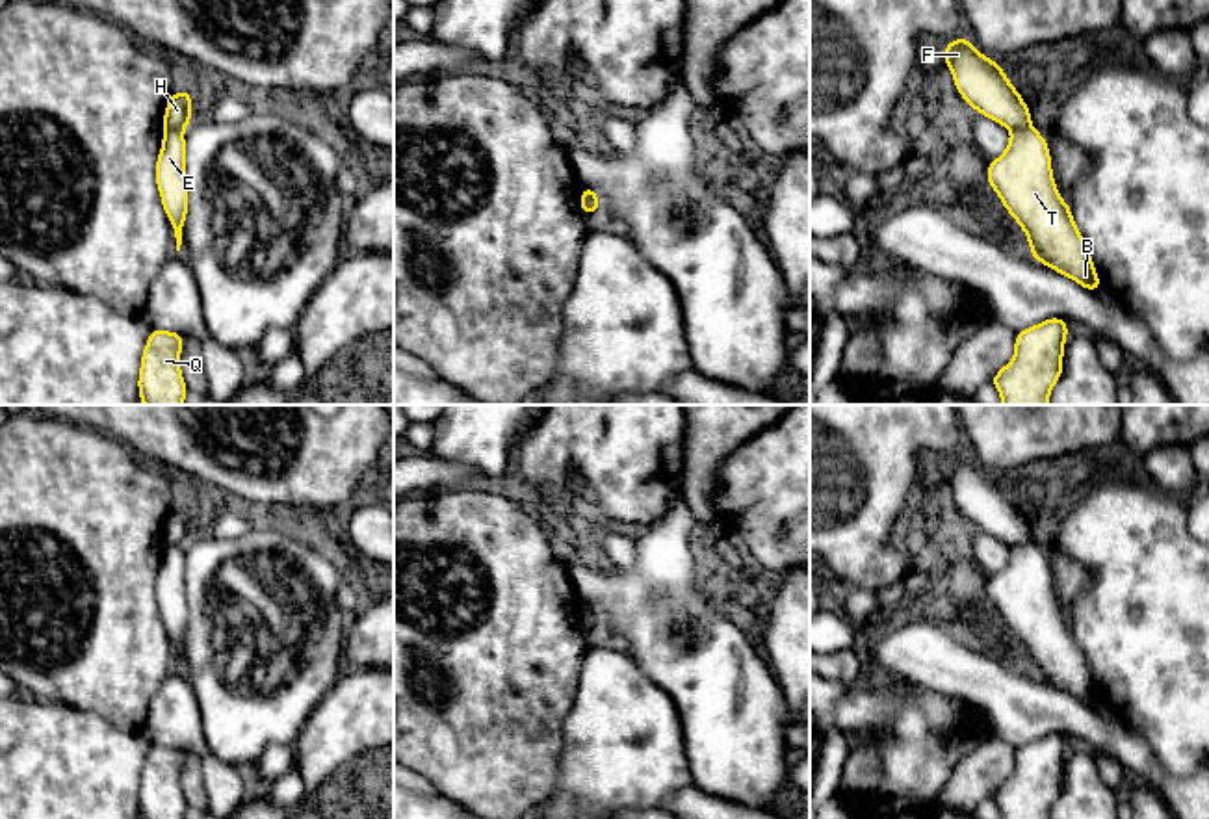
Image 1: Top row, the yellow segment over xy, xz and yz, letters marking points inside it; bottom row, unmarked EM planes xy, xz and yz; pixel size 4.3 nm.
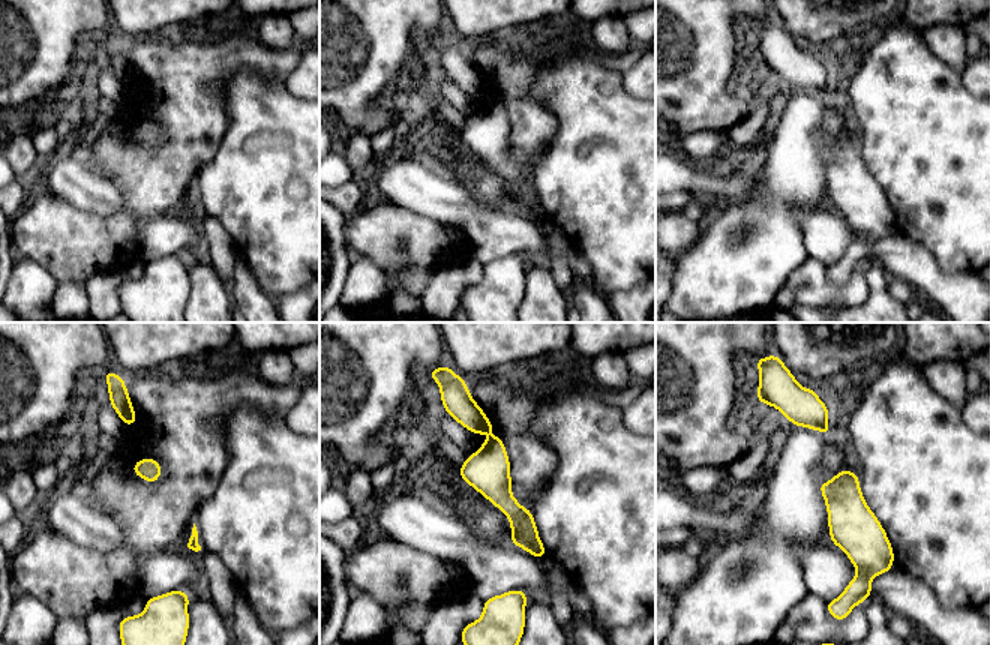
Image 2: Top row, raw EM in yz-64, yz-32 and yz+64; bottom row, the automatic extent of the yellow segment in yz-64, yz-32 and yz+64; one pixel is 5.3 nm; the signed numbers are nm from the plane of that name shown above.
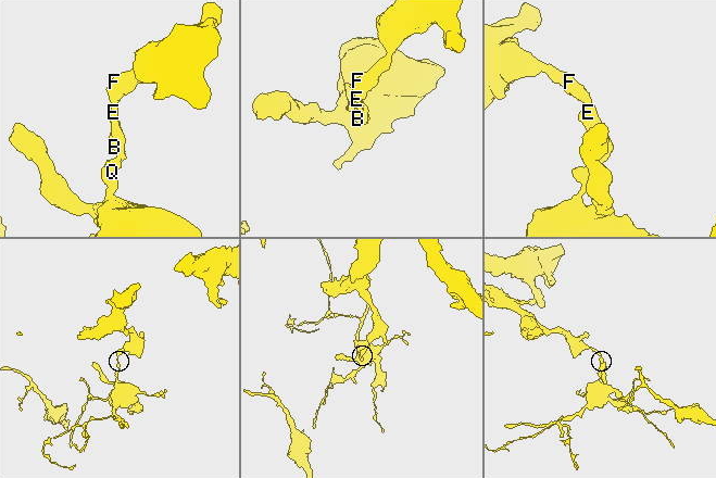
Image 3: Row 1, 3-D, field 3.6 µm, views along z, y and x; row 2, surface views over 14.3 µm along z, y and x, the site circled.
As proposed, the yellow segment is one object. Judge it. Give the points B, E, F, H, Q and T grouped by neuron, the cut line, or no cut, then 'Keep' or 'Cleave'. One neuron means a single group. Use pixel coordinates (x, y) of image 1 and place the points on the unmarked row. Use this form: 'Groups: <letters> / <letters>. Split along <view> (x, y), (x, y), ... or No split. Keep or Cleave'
Groups: B E Q T / F H. Split along yz (1029, 539), (1011, 546). Cleave

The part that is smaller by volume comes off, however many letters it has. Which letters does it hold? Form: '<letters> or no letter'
B, E, Q, T

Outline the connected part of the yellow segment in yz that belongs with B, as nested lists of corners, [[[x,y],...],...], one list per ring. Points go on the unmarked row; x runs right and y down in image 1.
[[[1033,540],[1012,546],[1005,568],[986,583],[986,594],[1027,652],[1031,674],[1081,704],[1101,704],[1072,624],[1059,611],[1049,561]]]

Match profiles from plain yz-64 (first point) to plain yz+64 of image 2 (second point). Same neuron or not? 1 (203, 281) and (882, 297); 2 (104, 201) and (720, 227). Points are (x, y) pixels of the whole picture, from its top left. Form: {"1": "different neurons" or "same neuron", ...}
{"1": "same neuron", "2": "different neurons"}

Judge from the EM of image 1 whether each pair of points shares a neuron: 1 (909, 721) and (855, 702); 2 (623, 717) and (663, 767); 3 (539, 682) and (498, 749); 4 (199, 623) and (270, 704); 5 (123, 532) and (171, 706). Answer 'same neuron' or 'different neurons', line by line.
1: different neurons
2: same neuron
3: same neuron
4: same neuron
5: different neurons

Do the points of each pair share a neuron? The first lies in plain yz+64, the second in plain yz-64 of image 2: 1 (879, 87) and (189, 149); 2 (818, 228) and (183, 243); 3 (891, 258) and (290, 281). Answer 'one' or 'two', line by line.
1: two
2: one
3: two

